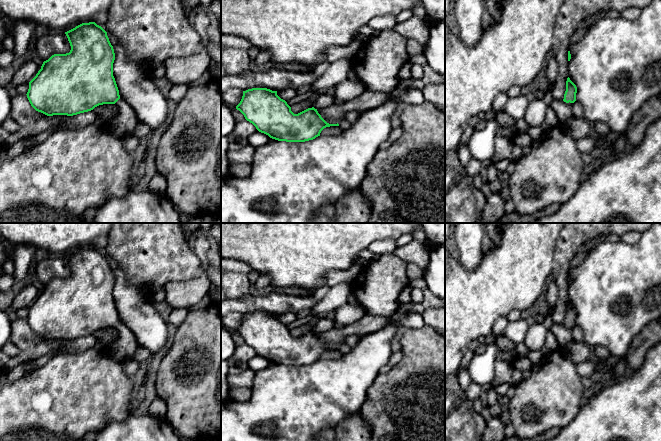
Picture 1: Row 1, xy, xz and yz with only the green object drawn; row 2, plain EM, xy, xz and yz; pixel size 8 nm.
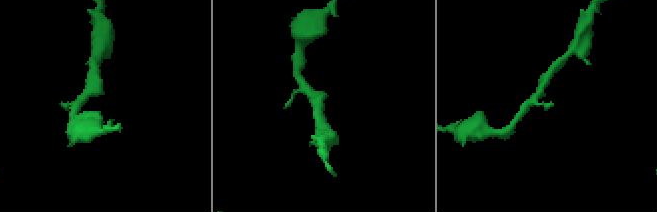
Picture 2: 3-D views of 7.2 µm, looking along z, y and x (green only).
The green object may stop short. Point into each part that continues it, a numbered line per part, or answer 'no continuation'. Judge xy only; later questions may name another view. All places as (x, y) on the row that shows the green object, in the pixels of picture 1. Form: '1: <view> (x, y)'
1: xy (124, 123)

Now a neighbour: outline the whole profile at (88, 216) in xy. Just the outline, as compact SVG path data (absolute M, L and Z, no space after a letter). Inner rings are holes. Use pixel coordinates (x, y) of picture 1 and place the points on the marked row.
M92 207L92 208L87 209L83 213L83 222L94 223L94 218L95 218L97 210L98 210L98 207Z

